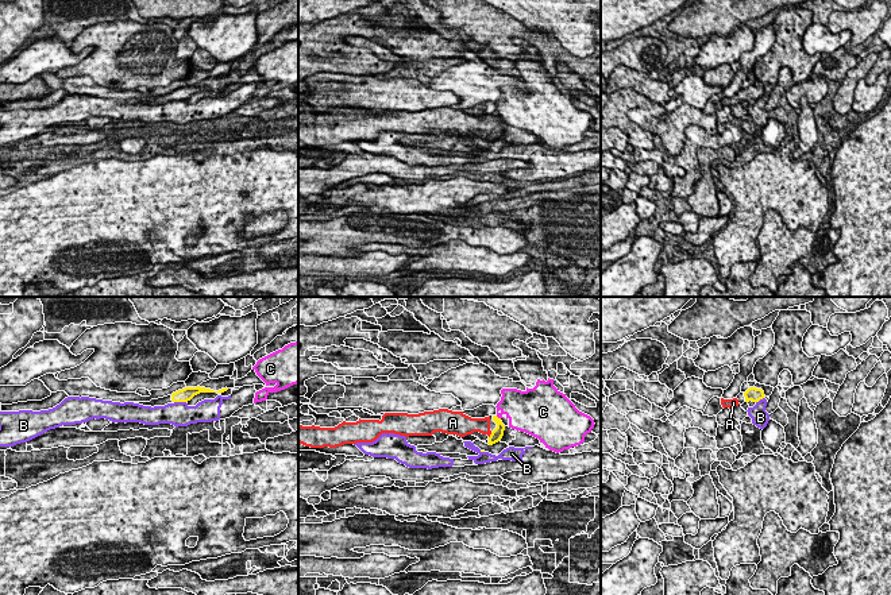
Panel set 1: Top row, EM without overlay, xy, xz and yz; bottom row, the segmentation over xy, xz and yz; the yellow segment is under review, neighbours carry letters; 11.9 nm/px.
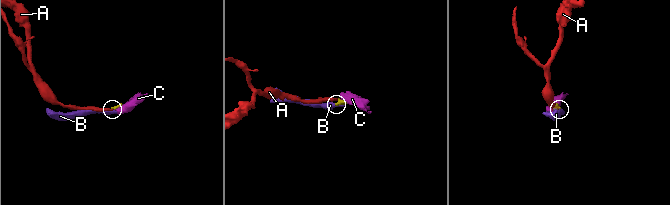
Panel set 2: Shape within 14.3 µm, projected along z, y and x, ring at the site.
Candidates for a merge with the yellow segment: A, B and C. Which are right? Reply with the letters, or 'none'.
A

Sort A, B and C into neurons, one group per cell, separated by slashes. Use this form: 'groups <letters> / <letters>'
groups A / B / C

